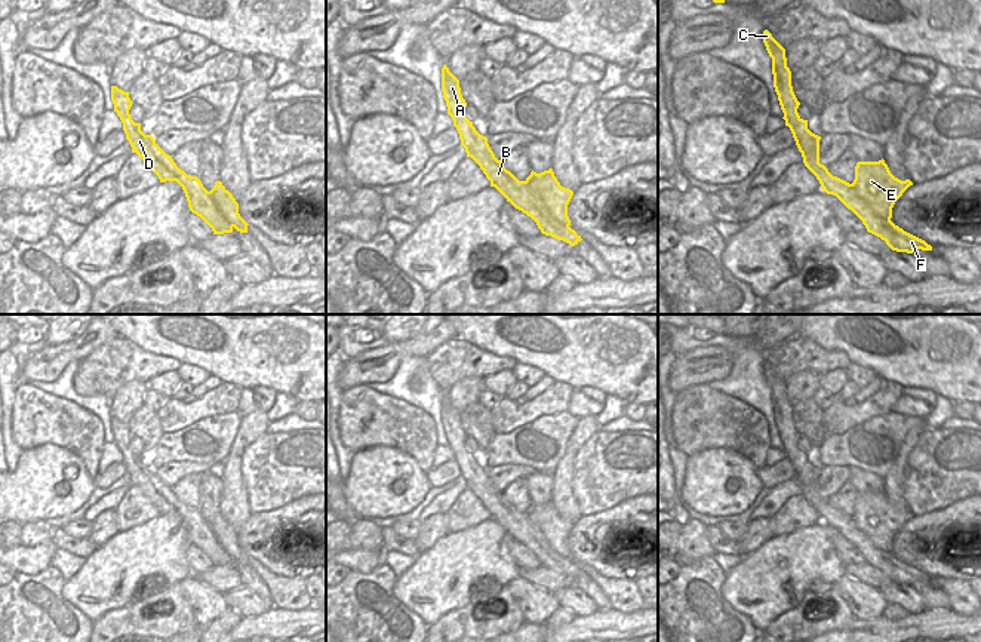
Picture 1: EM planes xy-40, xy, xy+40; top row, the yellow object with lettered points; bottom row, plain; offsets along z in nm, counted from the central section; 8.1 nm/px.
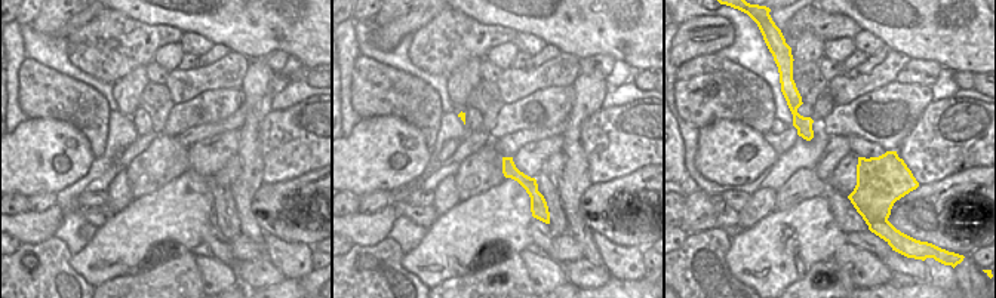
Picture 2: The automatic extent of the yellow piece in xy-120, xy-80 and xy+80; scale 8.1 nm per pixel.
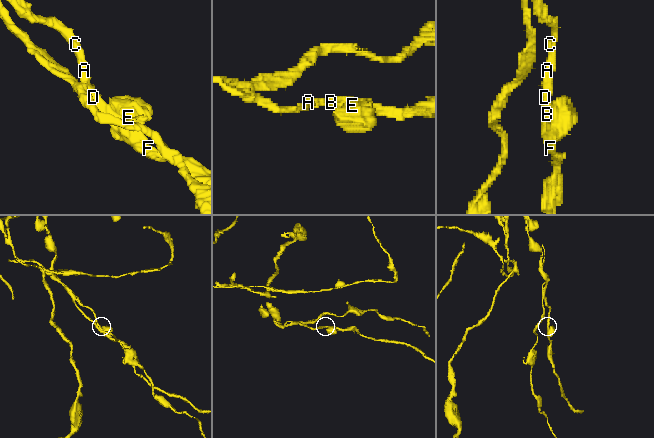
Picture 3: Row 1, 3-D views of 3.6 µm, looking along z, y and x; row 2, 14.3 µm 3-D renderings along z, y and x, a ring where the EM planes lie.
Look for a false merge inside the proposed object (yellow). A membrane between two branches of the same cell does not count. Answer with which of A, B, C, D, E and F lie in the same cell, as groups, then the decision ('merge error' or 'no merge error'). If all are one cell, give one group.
groups A B C D F / E; merge error

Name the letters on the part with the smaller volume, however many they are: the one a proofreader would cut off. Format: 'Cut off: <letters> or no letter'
Cut off: E

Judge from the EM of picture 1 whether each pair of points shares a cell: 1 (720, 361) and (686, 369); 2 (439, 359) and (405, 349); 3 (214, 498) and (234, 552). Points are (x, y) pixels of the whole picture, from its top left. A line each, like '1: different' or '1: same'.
1: same
2: different
3: different

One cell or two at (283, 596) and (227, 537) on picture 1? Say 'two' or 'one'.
one

